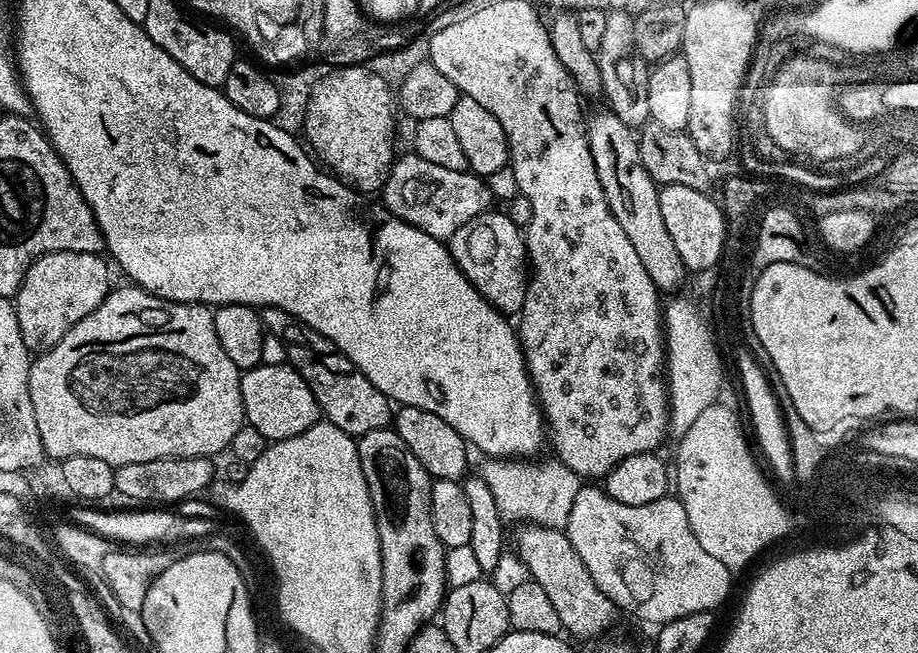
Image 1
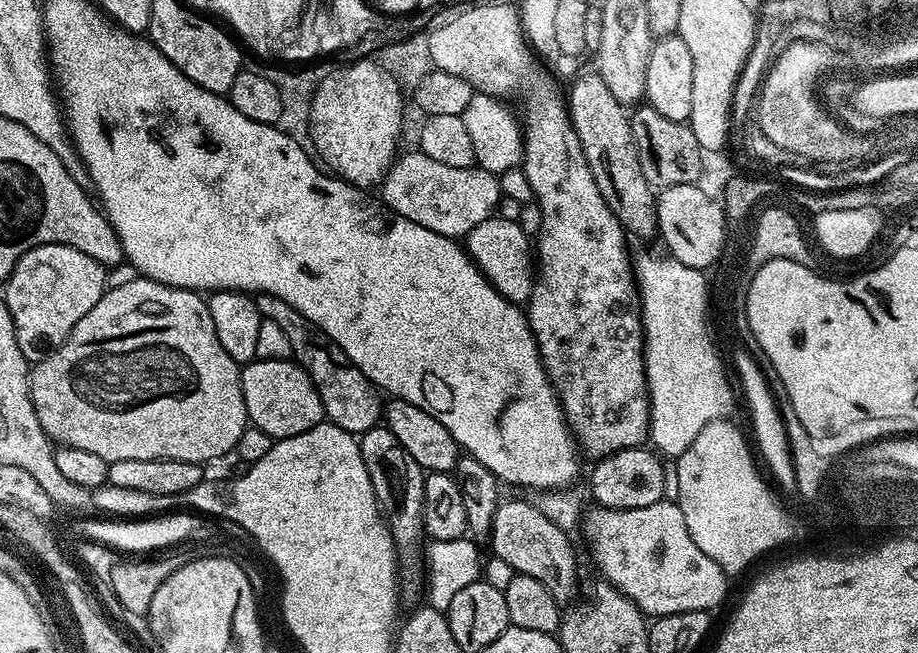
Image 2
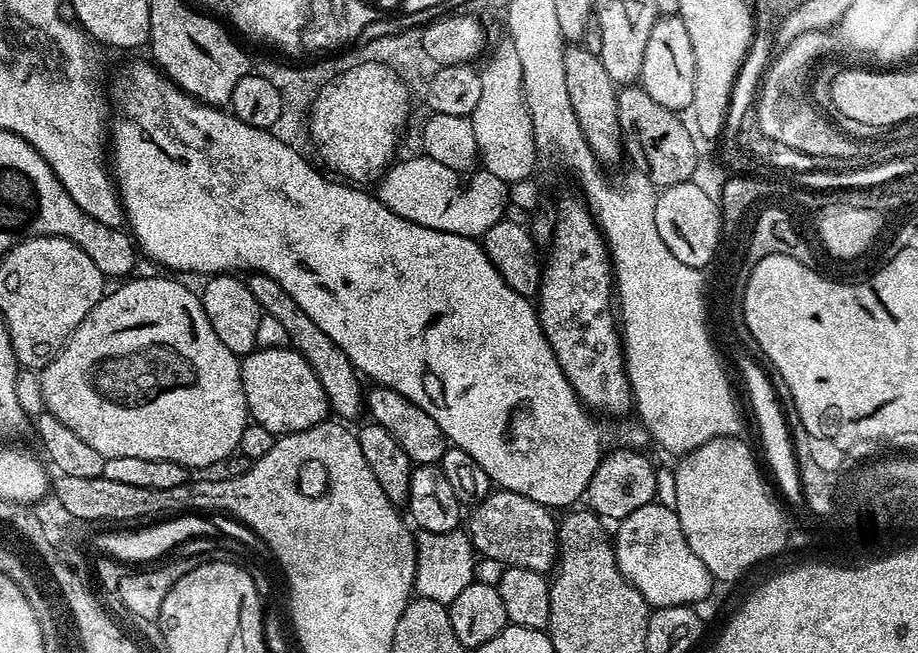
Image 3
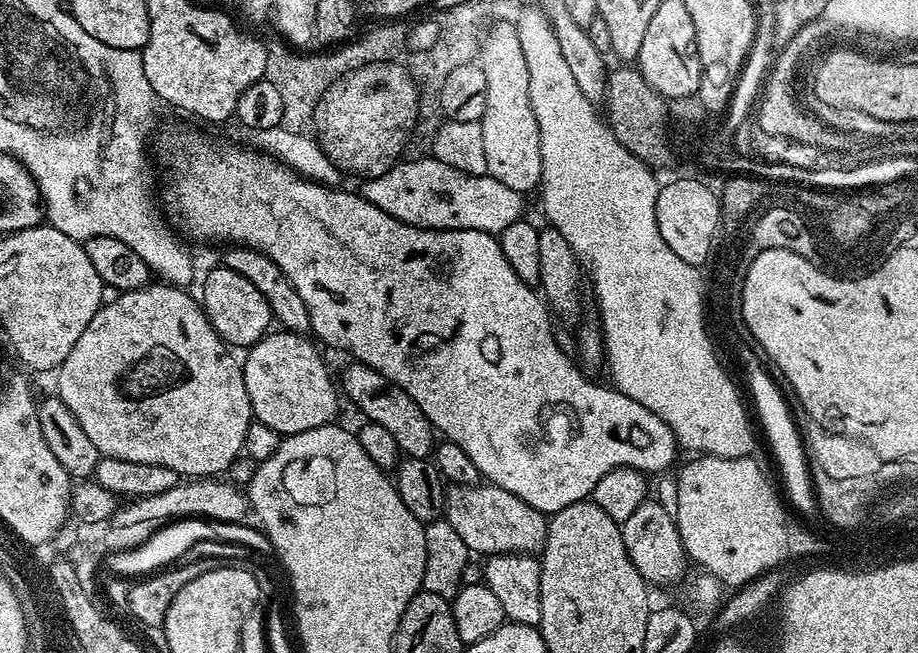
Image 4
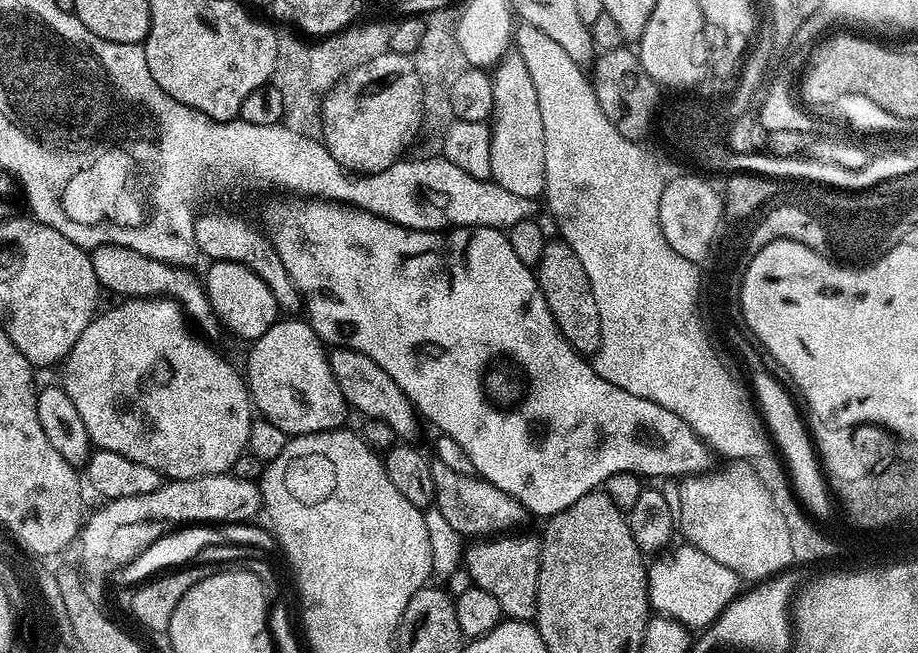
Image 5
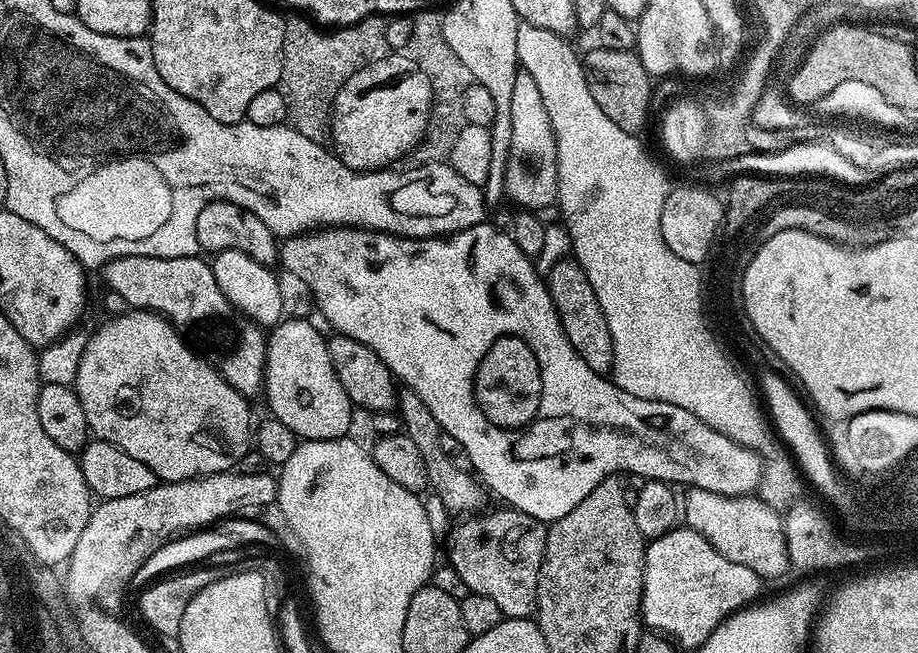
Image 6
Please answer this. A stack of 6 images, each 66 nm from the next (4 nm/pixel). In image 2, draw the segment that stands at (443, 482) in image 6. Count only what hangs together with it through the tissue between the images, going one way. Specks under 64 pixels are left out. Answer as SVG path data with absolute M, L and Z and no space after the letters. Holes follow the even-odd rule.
M501 499L492 523L491 555L495 559L507 562L513 573L538 578L550 594L554 594L556 603L564 606L567 600L576 596L576 583L580 580L580 572L576 569L576 552L572 549L573 537L554 526L546 514L535 504L527 504L524 500Z

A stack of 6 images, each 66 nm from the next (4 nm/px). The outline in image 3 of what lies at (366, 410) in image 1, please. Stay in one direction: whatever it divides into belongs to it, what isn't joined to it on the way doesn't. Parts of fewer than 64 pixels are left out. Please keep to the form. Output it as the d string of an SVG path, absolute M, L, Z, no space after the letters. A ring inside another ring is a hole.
M254 272L247 277L246 283L250 294L254 294L261 313L267 319L269 316L280 323L281 330L288 335L287 343L297 352L301 352L306 362L310 362L314 374L318 374L318 382L322 382L322 390L328 399L329 409L335 415L337 412L341 416L337 417L344 422L352 422L348 420L354 419L359 412L363 413L366 408L366 388L365 385L360 385L361 377L356 367L346 358L346 354L342 354L342 350L334 346L334 342L330 342L330 338L326 338L326 334L322 334L322 330L318 330L318 326L314 326L310 318L306 318L306 310L302 310L302 306L298 306L298 302L294 302L294 298L290 298L290 294L286 294L286 290L282 290L282 286L274 282L274 278L261 272Z

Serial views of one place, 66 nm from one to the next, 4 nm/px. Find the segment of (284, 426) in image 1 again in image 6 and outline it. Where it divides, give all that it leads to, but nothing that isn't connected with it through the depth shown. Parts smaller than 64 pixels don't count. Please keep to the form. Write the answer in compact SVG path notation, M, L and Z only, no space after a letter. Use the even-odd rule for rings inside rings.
M285 318L267 333L268 349L264 352L264 386L263 399L268 399L271 419L290 426L290 430L301 441L306 440L339 440L347 437L352 428L354 405L342 390L338 374L330 362L328 341L325 333L320 333L308 320L291 320Z

